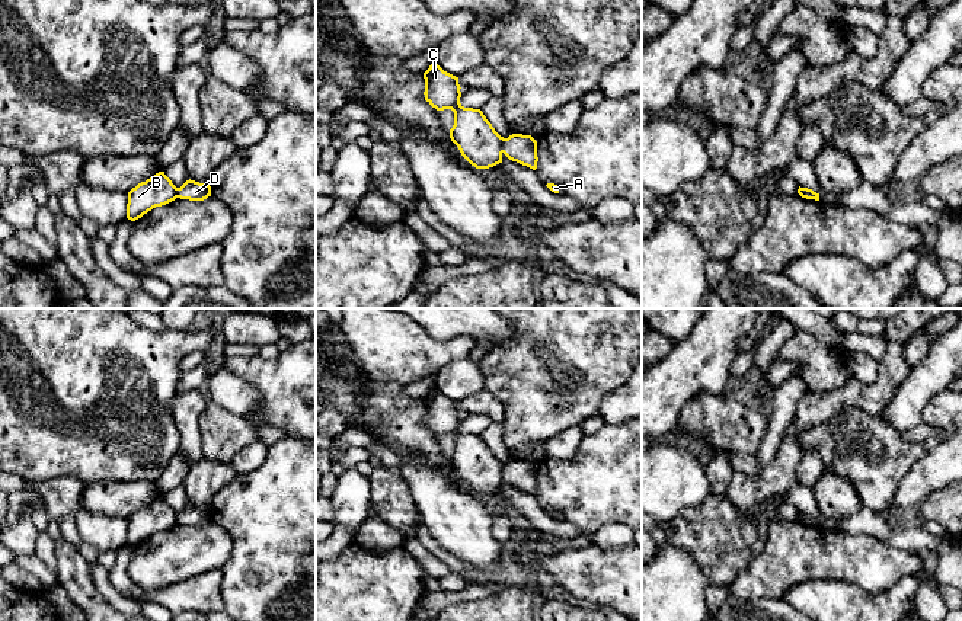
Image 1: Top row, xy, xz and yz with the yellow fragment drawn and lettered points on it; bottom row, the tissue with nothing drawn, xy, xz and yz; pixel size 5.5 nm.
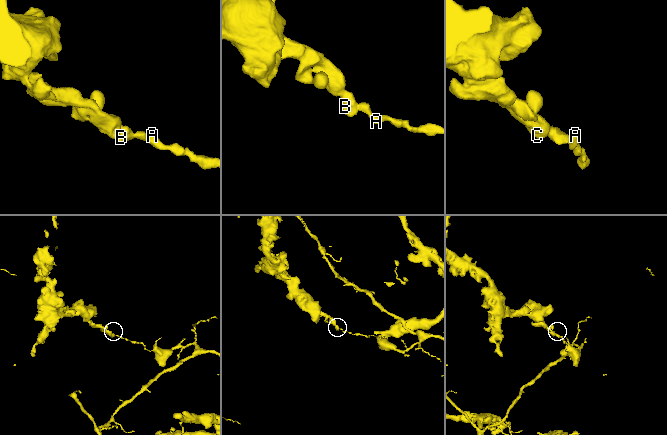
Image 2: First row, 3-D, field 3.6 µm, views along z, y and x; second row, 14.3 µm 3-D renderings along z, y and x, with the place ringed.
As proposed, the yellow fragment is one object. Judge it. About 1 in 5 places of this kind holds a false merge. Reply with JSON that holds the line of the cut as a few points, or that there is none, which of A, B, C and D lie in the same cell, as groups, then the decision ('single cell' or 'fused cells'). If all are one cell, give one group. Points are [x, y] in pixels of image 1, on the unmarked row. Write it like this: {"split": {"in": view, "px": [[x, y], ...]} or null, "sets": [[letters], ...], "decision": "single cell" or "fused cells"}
{"split": {"in": "xz", "px": [[505, 464], [501, 477]]}, "sets": [["A", "D"], ["B", "C"]], "decision": "fused cells"}

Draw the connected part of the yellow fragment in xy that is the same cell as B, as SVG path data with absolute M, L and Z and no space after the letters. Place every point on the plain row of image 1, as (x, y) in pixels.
M164 497L156 499L128 518L127 544L135 547L153 534L175 526L176 518L178 513Z

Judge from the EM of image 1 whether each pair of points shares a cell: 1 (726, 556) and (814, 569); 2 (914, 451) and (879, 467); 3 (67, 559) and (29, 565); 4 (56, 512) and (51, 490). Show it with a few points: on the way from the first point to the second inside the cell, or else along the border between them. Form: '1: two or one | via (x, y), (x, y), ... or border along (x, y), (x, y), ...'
1: two | border along (754, 556), (729, 585)
2: one | via (905, 454), (888, 458)
3: two | border along (54, 573), (58, 583)
4: one | via (56, 506), (56, 496)

